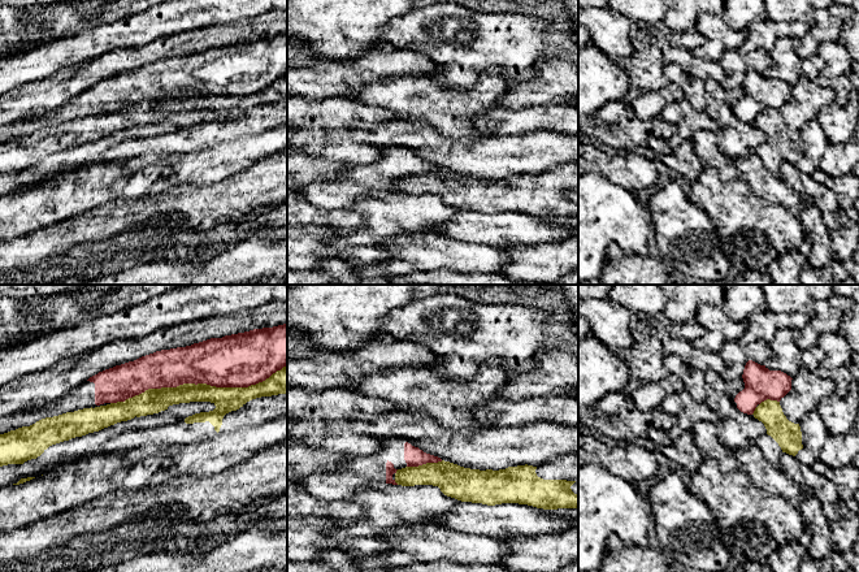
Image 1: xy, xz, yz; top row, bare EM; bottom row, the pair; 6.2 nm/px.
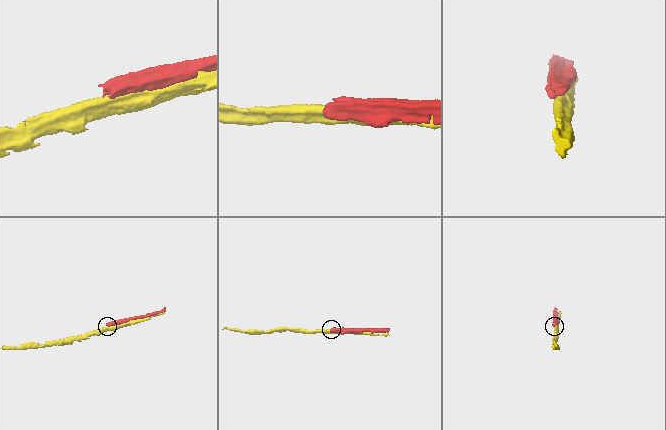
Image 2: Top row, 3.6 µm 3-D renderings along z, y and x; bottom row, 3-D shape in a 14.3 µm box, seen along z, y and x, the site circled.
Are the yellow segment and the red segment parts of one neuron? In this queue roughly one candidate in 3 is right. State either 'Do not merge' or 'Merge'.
Do not merge

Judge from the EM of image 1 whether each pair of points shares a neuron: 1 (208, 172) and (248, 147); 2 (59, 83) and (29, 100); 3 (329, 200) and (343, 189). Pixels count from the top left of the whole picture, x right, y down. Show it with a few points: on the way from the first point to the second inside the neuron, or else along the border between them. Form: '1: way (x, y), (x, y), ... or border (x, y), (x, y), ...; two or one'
1: way (217, 164), (238, 154); one
2: way (51, 91), (42, 100), (37, 100); one
3: way (333, 196), (339, 193); one

